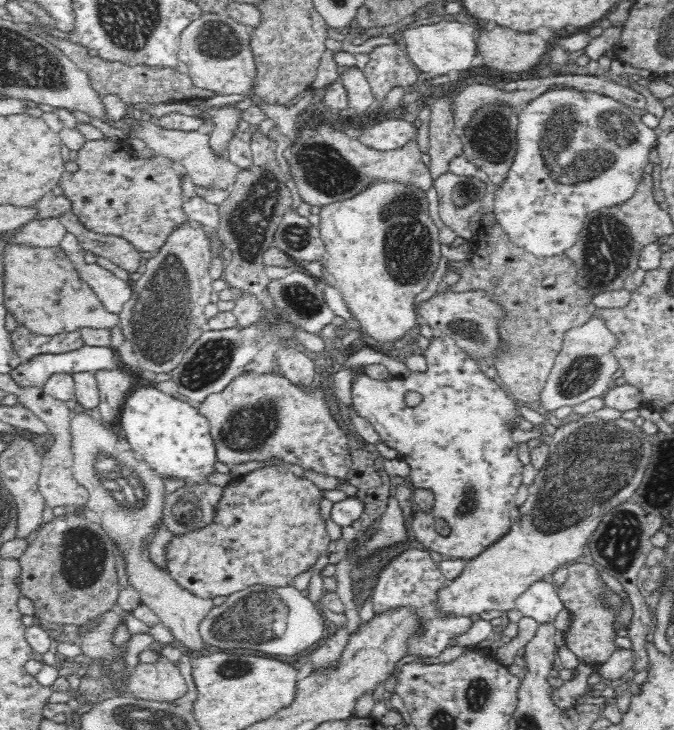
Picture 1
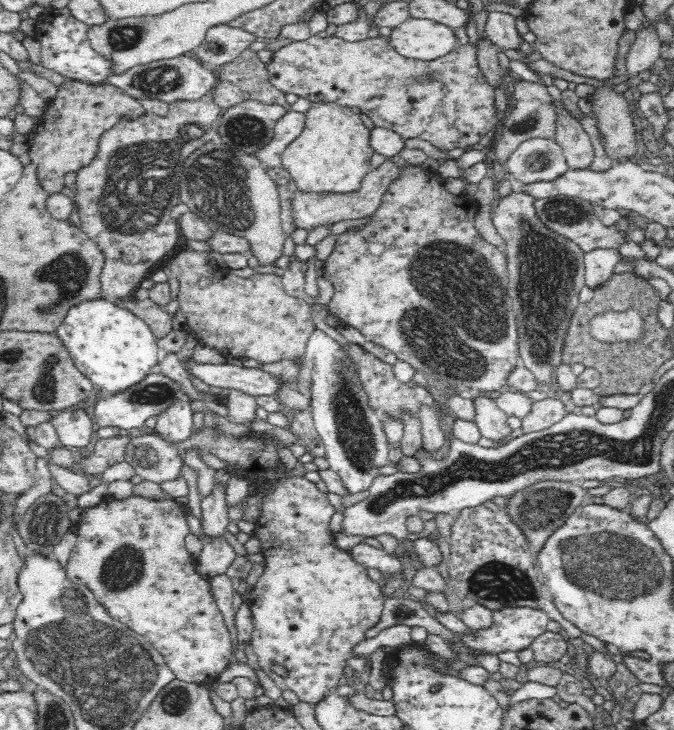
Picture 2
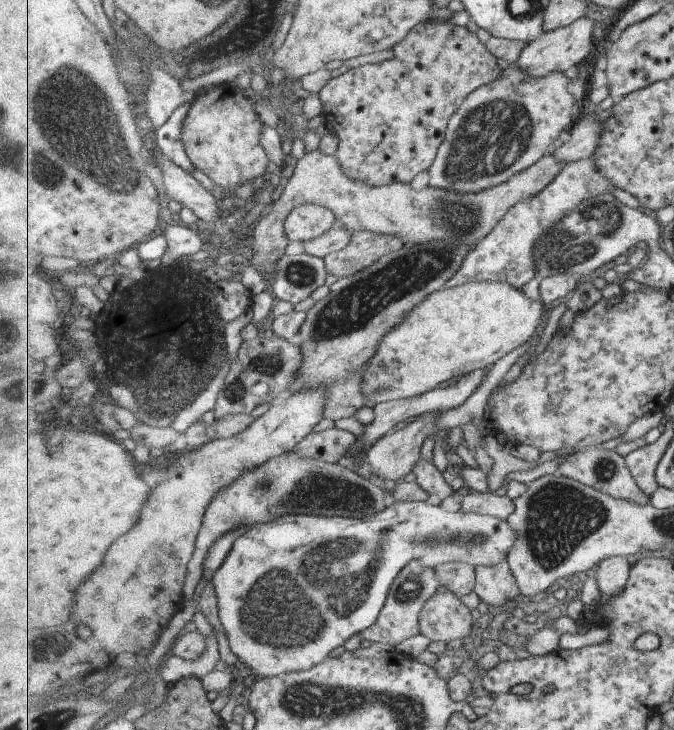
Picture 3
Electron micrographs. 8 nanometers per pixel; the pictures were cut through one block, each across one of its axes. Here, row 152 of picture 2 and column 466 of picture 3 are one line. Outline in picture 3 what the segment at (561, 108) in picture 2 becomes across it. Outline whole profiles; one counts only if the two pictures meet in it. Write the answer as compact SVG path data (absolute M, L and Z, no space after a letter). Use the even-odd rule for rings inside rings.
M464 561L439 563L435 566L440 584L444 590L458 597L473 592L476 588L476 567Z

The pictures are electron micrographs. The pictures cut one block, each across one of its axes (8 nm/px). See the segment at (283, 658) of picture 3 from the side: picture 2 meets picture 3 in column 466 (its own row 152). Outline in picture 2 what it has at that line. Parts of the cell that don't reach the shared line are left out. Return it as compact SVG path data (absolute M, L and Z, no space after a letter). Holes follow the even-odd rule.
M549 138L524 141L505 160L503 168L516 184L554 181L570 170L560 145Z

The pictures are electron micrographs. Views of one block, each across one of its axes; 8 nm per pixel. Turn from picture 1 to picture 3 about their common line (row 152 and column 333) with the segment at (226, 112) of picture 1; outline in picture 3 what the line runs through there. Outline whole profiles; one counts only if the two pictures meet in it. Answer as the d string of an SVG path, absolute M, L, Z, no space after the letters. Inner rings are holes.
M307 203L294 208L287 215L284 230L290 241L305 243L331 231L336 221L332 210L323 205Z

